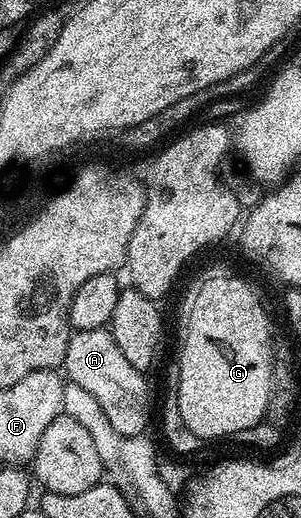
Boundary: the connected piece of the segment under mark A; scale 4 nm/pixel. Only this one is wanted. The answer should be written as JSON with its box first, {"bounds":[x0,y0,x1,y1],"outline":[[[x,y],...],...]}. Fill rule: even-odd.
{"bounds":[62,327,151,435],"outline":[[[107,327],[75,331],[67,343],[62,370],[70,382],[85,389],[85,393],[101,405],[101,413],[109,417],[109,425],[113,425],[119,435],[143,435],[146,432],[147,422],[151,419],[148,376],[129,365],[129,360],[122,355],[121,349],[117,349],[117,341],[113,341]]]}

